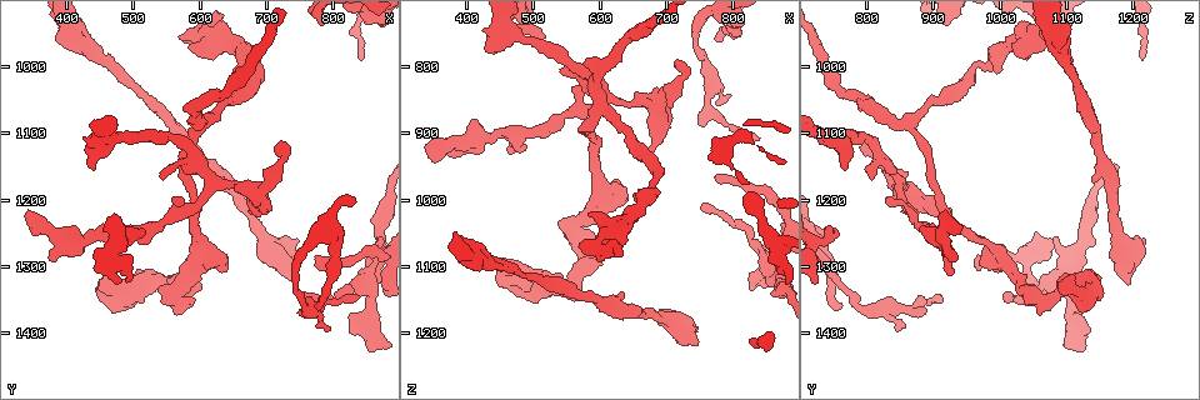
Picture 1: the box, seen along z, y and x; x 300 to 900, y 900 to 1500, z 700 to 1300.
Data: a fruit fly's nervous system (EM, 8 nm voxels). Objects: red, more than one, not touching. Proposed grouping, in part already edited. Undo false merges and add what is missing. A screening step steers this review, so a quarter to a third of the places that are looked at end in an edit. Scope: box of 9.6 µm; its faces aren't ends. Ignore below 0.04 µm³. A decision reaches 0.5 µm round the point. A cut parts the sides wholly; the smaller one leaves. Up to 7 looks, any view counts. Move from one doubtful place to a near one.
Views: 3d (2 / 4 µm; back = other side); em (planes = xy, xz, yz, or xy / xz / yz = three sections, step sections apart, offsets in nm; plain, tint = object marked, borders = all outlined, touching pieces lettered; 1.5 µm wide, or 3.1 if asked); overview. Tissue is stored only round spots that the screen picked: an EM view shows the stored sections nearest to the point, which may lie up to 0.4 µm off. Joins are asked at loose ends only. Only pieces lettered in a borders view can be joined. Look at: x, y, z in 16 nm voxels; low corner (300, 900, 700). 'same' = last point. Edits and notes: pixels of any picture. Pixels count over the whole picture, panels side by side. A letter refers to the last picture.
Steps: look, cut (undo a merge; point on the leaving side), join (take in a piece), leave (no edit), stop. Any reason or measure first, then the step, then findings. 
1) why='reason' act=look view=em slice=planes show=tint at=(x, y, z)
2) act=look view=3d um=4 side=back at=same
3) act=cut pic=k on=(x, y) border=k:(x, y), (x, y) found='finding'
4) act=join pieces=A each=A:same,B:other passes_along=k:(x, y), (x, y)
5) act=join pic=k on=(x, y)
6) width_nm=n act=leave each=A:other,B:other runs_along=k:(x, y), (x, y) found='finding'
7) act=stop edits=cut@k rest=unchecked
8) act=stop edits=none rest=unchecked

why='free end' act=look view=3d um=4 at=(745, 1325, 1195)

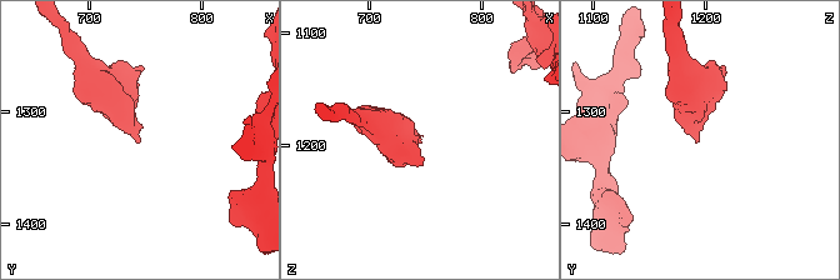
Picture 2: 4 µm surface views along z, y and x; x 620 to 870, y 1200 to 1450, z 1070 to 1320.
act=look view=em slice=planes show=borders at=(744, 1324, 1196)

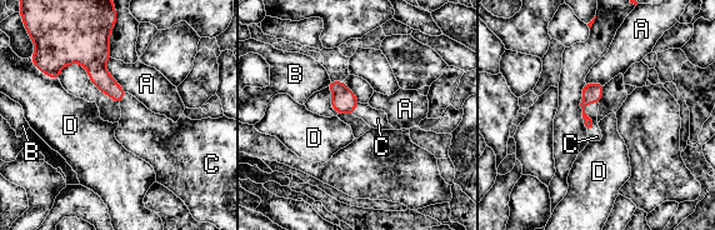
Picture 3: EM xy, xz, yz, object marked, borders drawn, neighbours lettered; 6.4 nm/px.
act=join pieces=C each=A:other,B:other,C:same,D:other found='it goes on there'

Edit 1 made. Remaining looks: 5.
why='thin end' act=look view=3d um=4 side=back at=(835, 1345, 910)

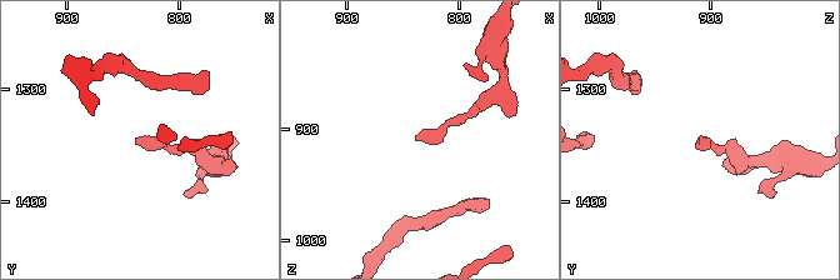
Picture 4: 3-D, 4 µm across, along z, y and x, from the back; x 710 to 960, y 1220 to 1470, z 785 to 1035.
why='now the EM' act=look view=em slice=yz step=8 show=borders at=(840, 1350, 908)

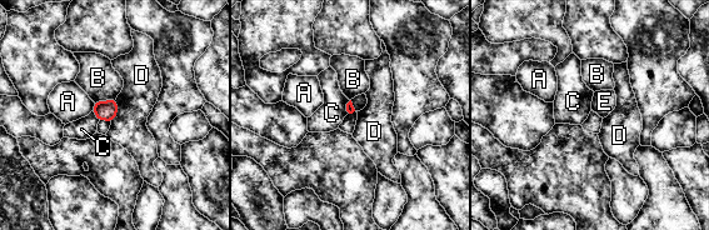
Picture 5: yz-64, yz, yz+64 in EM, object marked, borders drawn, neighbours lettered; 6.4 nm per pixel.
act=look view=em slice=planes show=borders at=same

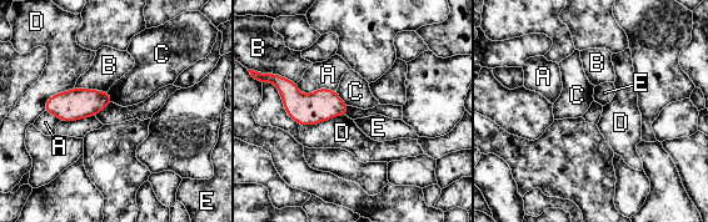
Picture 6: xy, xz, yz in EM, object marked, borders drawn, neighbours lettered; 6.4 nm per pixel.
act=leave each=A:other,B:other,C:other,D:other,E:other border=6:(335, 91), (348, 105) found='none of them fits'

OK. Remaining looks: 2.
act=stop edits=join@3 rest=unchecked

